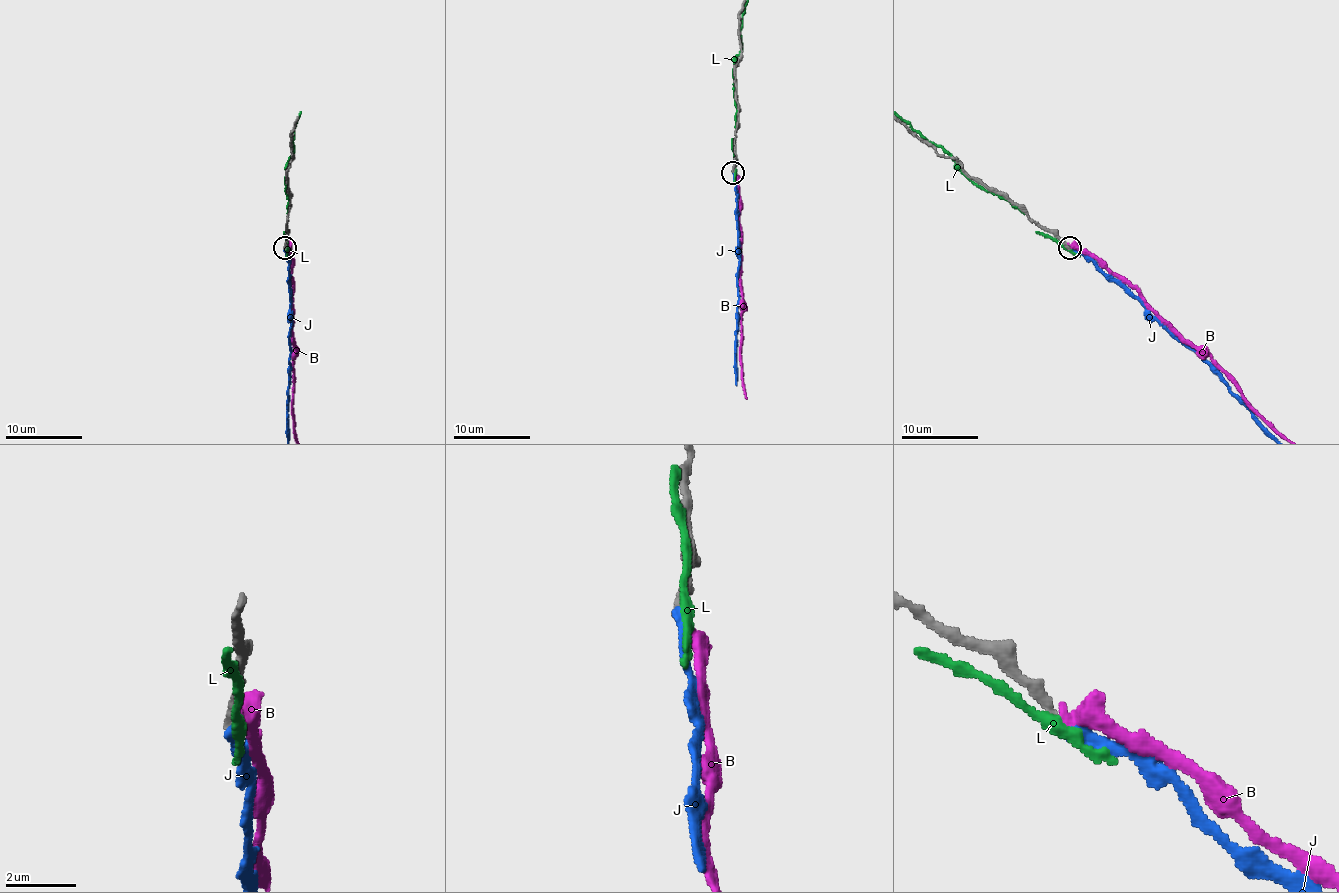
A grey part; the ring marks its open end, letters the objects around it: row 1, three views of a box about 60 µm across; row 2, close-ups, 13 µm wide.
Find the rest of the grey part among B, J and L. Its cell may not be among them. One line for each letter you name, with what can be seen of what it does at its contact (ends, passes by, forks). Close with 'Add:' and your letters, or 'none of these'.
Add: none of these

